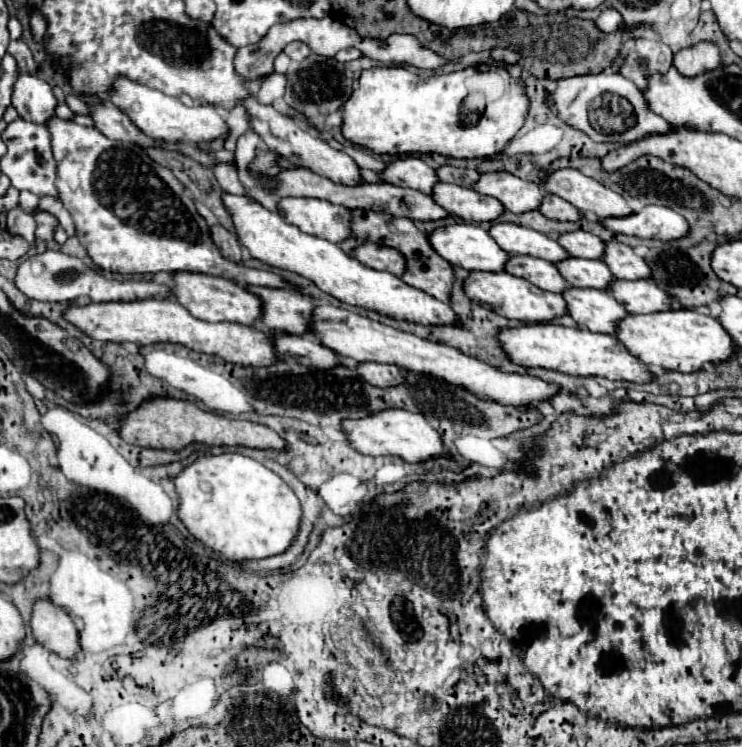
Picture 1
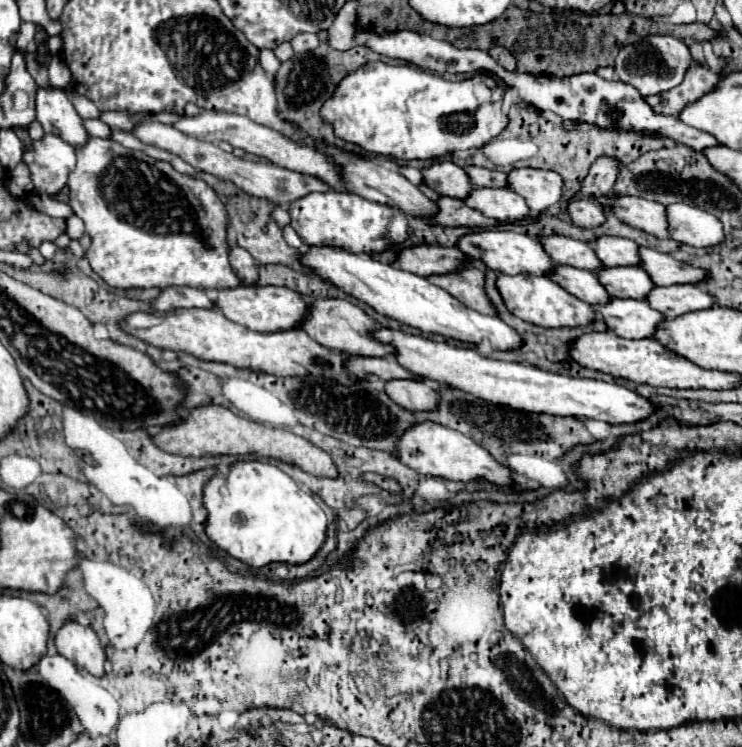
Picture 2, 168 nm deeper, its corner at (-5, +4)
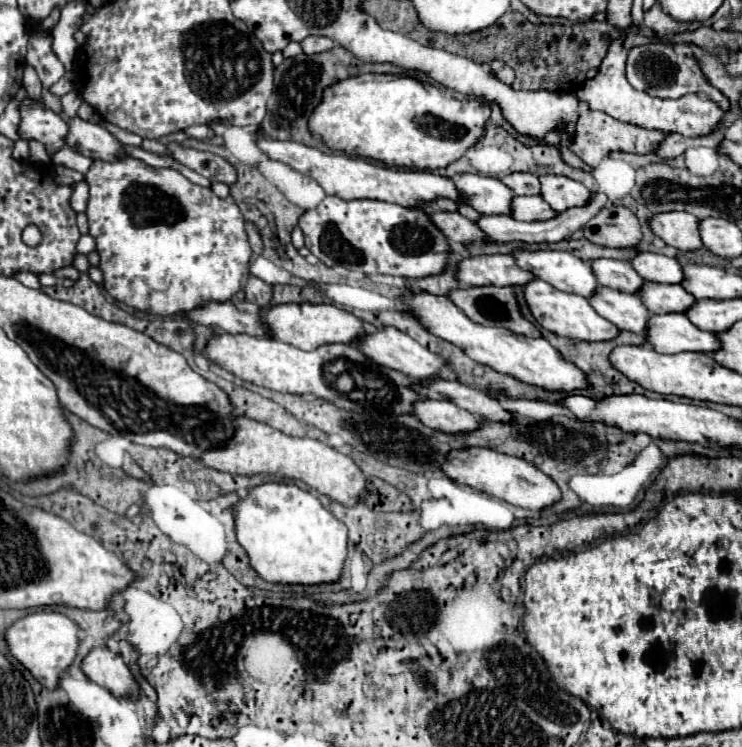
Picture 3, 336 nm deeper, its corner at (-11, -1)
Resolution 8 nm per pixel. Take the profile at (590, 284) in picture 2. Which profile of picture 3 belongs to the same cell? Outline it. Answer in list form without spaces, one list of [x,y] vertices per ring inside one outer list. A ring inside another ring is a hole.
[[[599,287],[589,299],[589,303],[601,317],[609,319],[619,329],[639,335],[647,333],[647,321],[651,313],[643,305],[639,295],[627,295],[621,291],[611,291],[609,287]]]

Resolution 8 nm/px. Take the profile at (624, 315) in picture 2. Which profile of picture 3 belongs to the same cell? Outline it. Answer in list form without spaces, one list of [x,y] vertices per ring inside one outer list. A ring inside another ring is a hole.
[[[653,315],[649,319],[647,341],[657,353],[715,353],[721,347],[717,333],[695,327],[687,315]]]

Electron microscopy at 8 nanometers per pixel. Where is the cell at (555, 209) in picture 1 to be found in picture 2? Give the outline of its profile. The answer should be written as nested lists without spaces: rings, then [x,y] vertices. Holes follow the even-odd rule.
[[[581,198],[567,204],[567,214],[575,226],[593,228],[605,222],[603,206],[597,204],[593,198]]]

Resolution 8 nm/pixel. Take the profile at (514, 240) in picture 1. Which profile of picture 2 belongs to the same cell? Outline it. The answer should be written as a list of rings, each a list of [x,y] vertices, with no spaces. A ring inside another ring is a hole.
[[[551,234],[551,236],[541,236],[537,238],[543,246],[543,250],[553,258],[555,264],[569,264],[575,268],[583,268],[583,270],[597,270],[601,264],[601,260],[595,256],[593,248],[589,246],[589,242],[581,242],[569,236],[559,236],[559,234]]]

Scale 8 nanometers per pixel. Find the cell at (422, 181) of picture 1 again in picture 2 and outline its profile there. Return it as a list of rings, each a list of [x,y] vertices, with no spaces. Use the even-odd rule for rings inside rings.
[[[449,160],[433,162],[431,166],[423,168],[421,172],[423,172],[423,182],[441,196],[463,200],[473,190],[473,184],[471,184],[469,176],[465,174],[465,170]]]

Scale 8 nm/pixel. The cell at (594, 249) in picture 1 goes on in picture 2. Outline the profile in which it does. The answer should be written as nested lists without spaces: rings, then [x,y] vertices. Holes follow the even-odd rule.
[[[601,236],[595,242],[591,242],[597,258],[605,266],[637,266],[639,264],[639,254],[637,254],[637,244],[627,238],[617,238],[617,236]]]

